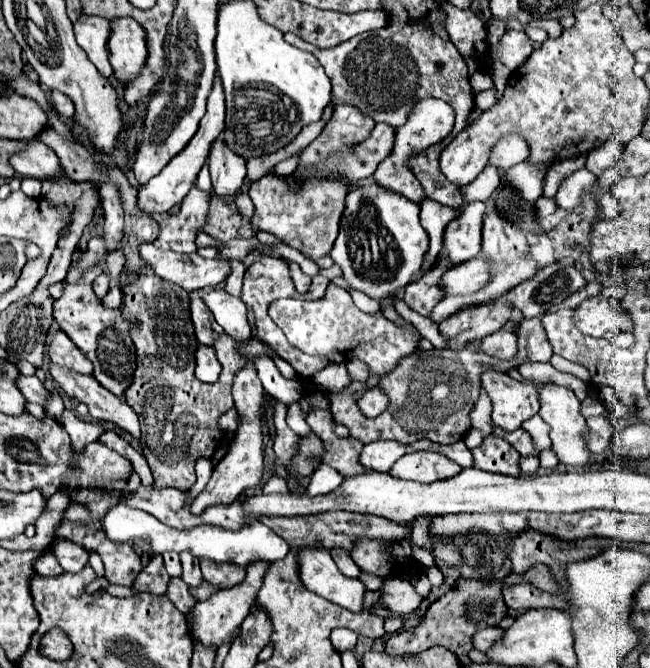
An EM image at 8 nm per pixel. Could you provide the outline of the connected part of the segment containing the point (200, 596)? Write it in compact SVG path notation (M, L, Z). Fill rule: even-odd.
M202 581L202 585L192 587L190 593L192 593L192 597L196 597L196 601L206 601L206 599L210 599L214 595L214 587L210 587L210 583Z

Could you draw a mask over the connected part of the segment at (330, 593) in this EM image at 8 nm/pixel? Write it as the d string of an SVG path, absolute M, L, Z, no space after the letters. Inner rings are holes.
M302 549L300 551L300 577L310 591L326 597L328 601L352 613L362 611L366 585L360 579L342 575L328 551Z

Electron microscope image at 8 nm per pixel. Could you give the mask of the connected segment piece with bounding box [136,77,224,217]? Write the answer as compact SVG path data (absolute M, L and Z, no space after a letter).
M216 77L214 79L214 89L212 89L212 93L208 97L206 115L202 117L196 135L190 139L186 149L182 149L178 155L174 155L174 159L170 159L170 163L164 167L162 173L158 173L154 179L150 179L150 183L140 185L138 201L136 201L136 207L138 207L140 213L144 213L148 217L154 215L154 213L168 213L174 205L182 203L182 199L188 195L188 191L196 183L196 177L198 177L202 165L206 163L210 143L222 133L222 127L224 127L224 91L222 91L220 77Z

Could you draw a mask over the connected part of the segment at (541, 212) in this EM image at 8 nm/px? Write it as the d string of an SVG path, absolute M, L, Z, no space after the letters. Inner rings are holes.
M540 197L540 199L534 203L534 207L536 207L536 219L538 219L538 221L556 211L554 199L546 199L546 197Z

